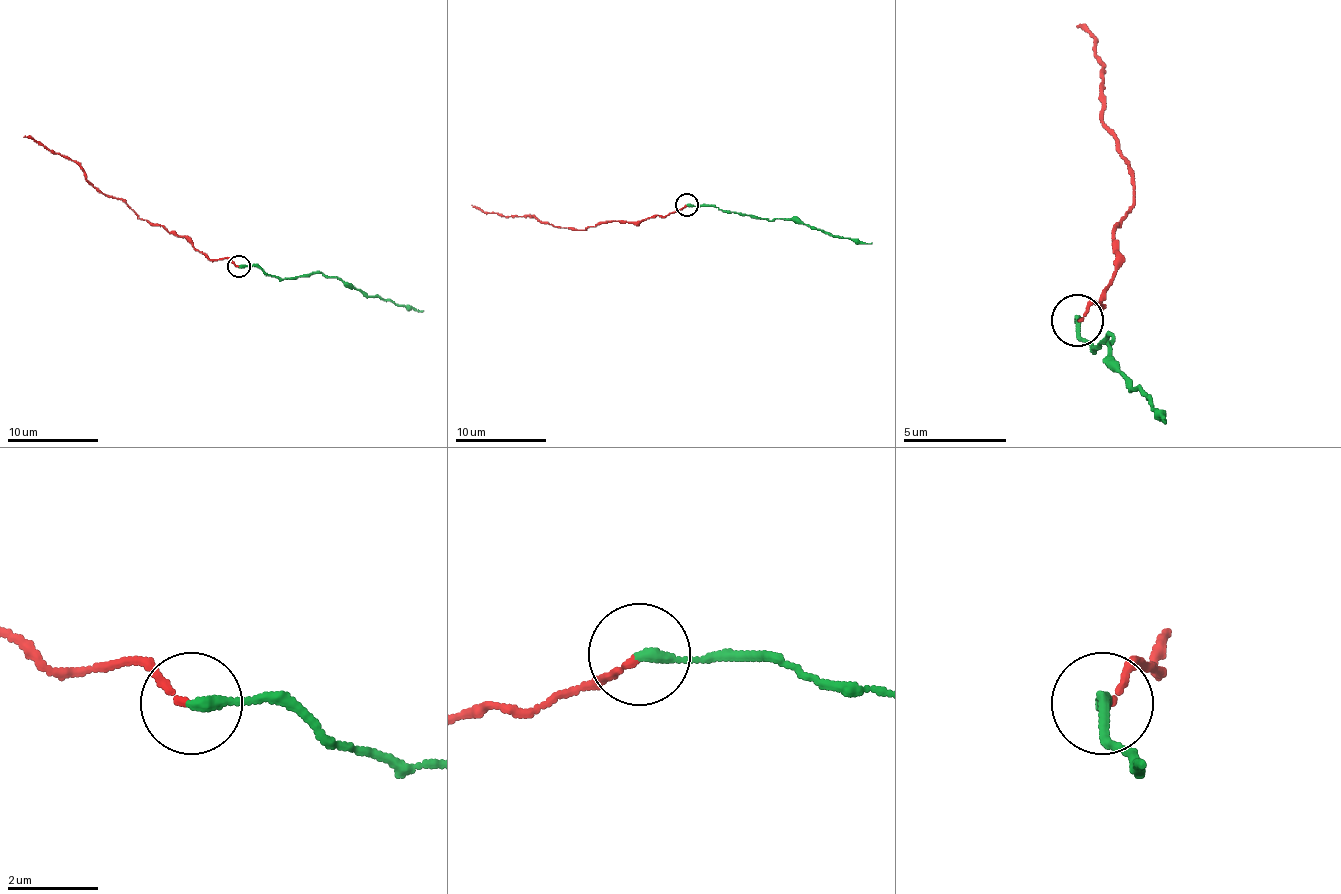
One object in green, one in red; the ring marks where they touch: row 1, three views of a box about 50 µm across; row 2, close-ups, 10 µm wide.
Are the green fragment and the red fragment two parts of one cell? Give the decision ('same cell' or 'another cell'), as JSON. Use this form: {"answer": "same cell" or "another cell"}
{"answer": "another cell"}

